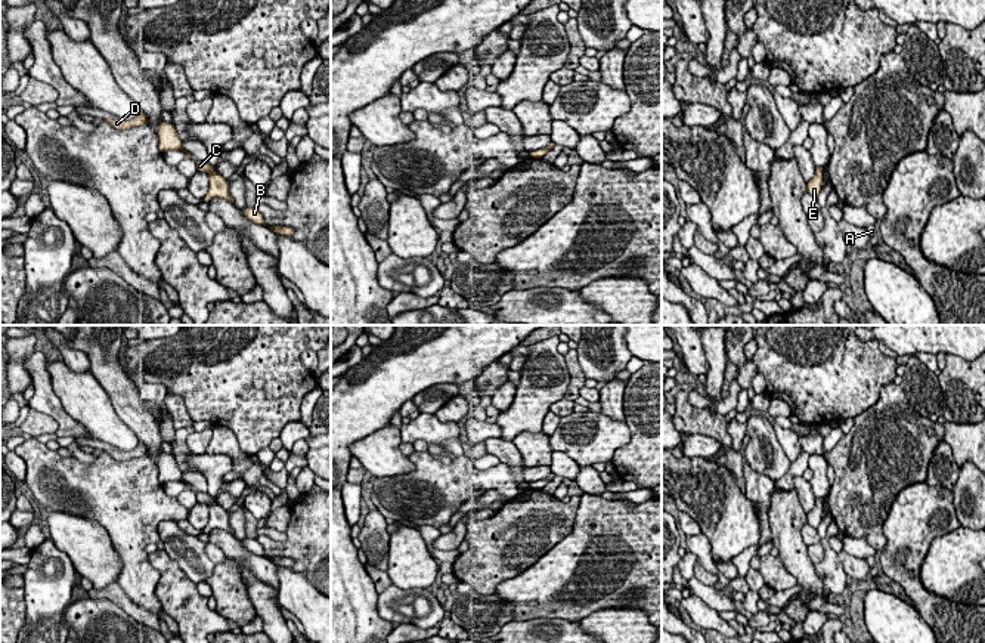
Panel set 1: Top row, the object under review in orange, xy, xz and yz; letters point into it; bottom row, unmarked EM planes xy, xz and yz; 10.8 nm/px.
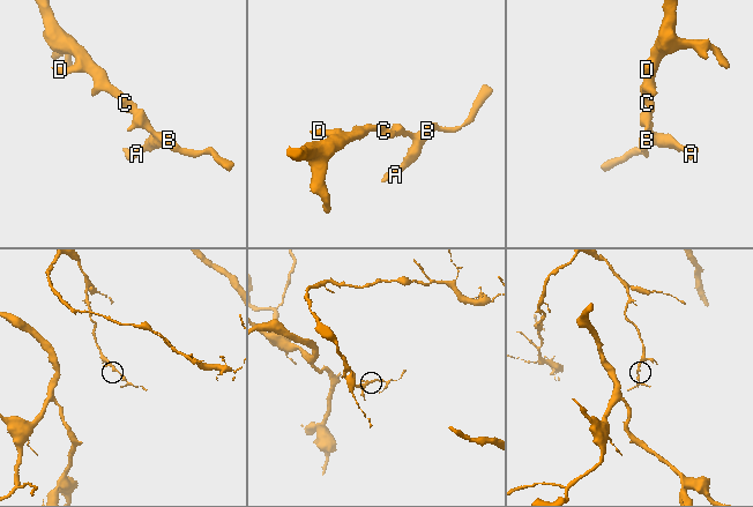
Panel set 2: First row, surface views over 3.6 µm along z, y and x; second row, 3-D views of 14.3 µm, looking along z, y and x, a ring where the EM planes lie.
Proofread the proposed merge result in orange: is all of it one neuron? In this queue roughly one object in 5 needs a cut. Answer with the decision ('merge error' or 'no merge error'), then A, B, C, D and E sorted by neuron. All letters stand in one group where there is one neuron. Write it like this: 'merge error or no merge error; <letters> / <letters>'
no merge error; A B C D E

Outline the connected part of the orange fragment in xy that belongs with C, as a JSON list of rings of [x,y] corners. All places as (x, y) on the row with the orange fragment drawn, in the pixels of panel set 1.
[[[195,160],[195,164],[198,171],[207,171],[210,174],[208,194],[202,198],[202,201],[208,203],[213,198],[223,198],[233,203],[233,198],[229,195],[227,180],[219,174],[208,161]]]

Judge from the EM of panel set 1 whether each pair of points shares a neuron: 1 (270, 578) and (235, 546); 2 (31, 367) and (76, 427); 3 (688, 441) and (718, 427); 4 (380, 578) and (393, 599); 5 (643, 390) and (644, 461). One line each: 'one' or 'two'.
1: one
2: one
3: two
4: two
5: one

